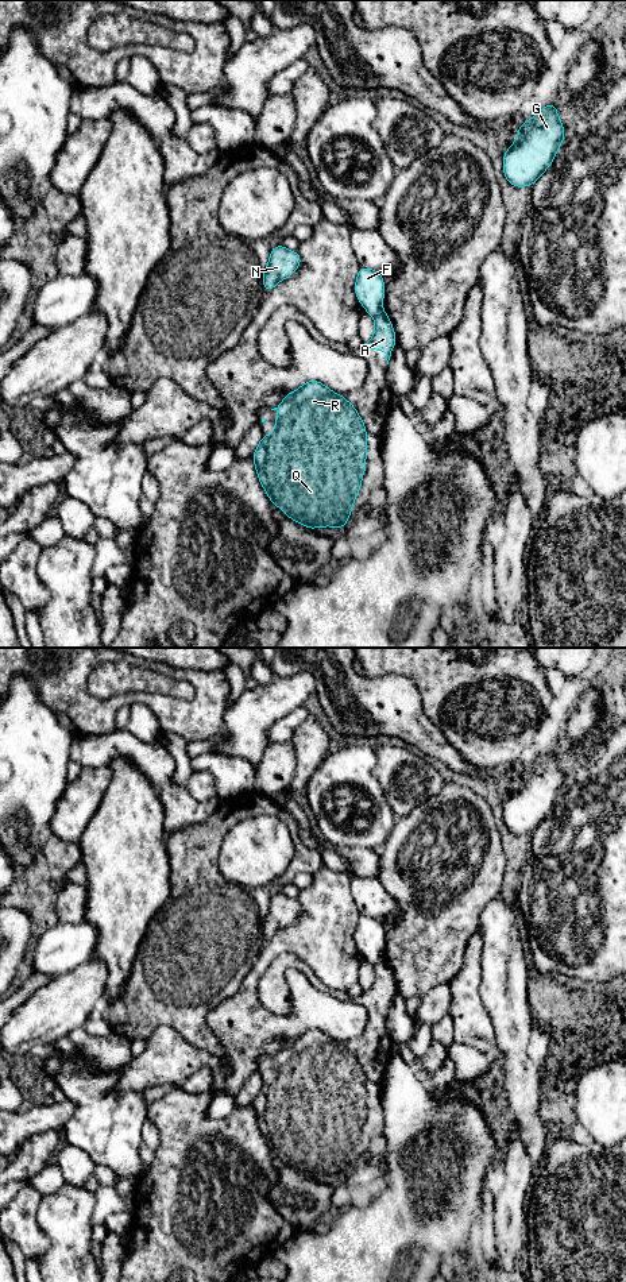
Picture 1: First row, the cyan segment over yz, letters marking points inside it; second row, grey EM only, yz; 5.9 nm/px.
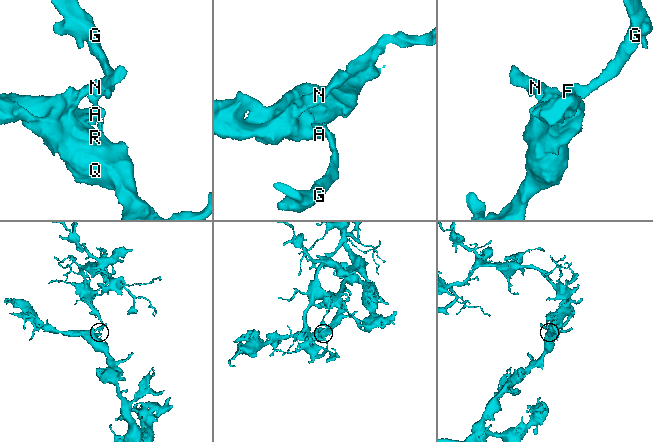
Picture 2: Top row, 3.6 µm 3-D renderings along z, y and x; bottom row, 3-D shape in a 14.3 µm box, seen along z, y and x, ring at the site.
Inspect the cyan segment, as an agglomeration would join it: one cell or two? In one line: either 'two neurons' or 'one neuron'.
two neurons

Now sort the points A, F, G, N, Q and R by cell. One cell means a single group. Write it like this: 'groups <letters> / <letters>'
groups A N Q R / F G

